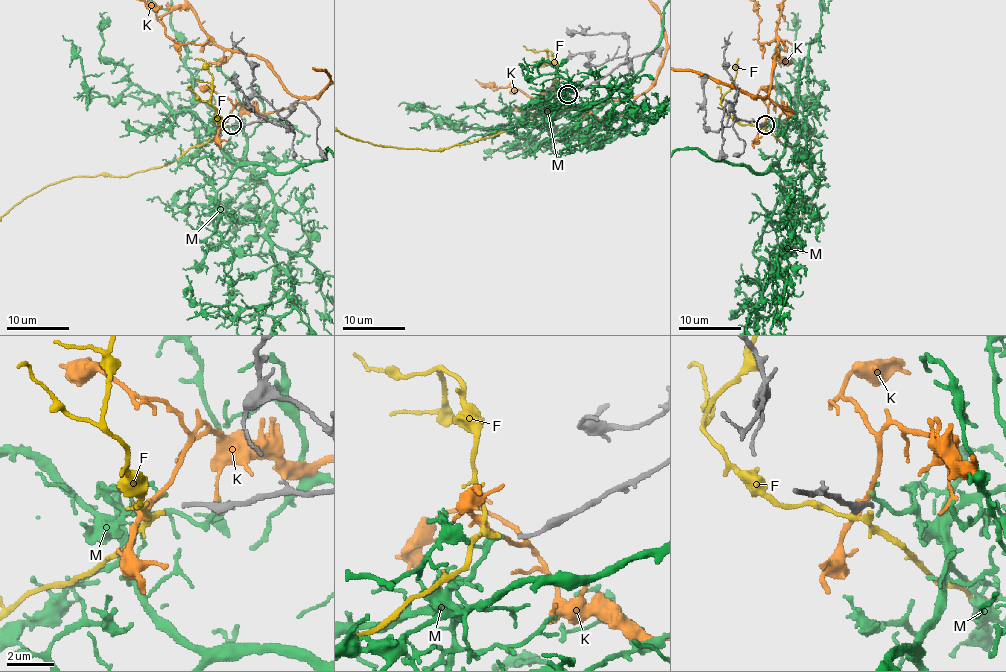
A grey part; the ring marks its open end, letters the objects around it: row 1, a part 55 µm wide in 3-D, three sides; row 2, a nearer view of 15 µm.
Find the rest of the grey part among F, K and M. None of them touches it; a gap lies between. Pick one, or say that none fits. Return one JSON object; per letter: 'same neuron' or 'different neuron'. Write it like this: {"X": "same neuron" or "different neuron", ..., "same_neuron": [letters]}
{"F": "same neuron", "K": "different neuron", "M": "different neuron", "same_neuron": ["F"]}

